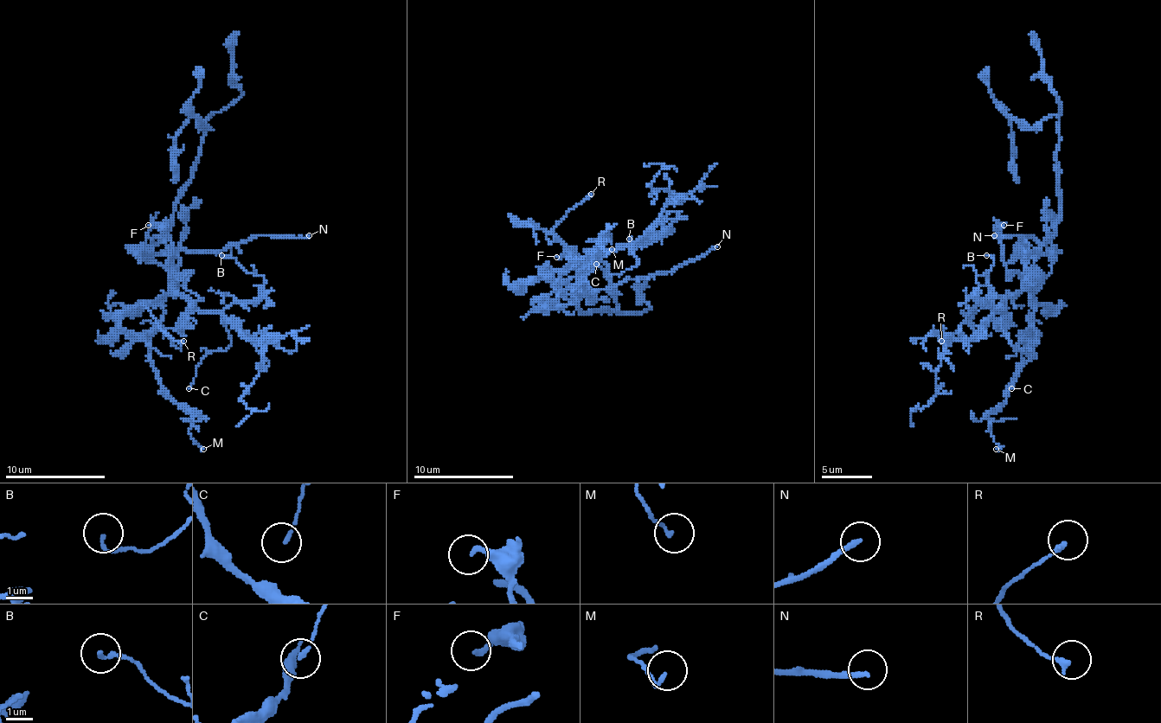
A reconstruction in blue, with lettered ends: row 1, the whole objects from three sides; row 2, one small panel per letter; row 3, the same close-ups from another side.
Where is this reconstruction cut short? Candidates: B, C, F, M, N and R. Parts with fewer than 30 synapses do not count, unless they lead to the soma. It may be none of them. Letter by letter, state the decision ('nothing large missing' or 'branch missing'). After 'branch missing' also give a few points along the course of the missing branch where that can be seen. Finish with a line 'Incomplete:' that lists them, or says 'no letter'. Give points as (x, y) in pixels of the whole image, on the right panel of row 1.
B: nothing large missing
C: nothing large missing
F: nothing large missing
M: nothing large missing
N: branch missing
R: nothing large missing
Incomplete: N

